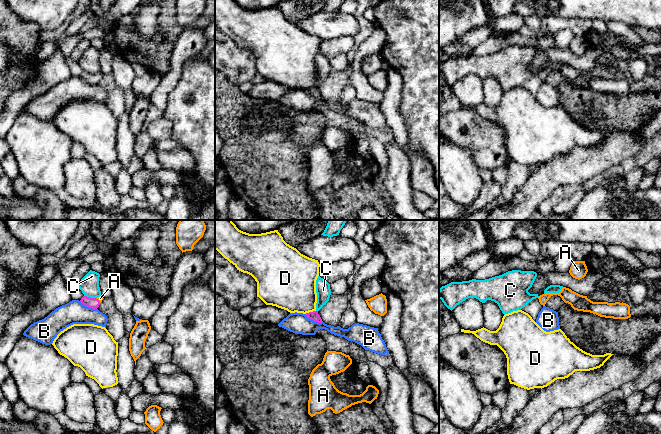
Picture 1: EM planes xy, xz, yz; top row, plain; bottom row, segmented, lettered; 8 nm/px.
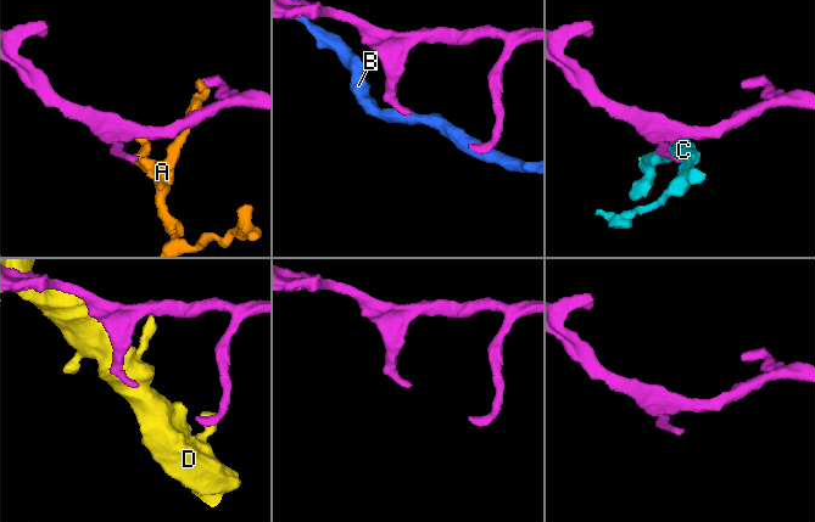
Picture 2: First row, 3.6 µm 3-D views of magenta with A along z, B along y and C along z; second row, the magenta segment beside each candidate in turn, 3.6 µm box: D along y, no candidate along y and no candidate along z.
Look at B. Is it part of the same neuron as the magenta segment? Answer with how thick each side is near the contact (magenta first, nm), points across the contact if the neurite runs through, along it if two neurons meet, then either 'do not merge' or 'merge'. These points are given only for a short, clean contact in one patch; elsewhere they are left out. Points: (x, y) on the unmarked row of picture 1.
70 nm thick on the magenta side, 170 nm on the other; border along xz (304, 90), (315, 97), (322, 98); do not merge

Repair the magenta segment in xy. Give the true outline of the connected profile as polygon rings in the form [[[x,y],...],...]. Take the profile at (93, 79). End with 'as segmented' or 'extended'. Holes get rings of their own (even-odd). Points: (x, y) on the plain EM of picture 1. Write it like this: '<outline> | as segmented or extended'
[[[83,72],[80,77],[83,81],[92,85],[97,85],[100,81],[100,77],[98,75],[87,72]]] | as segmented

